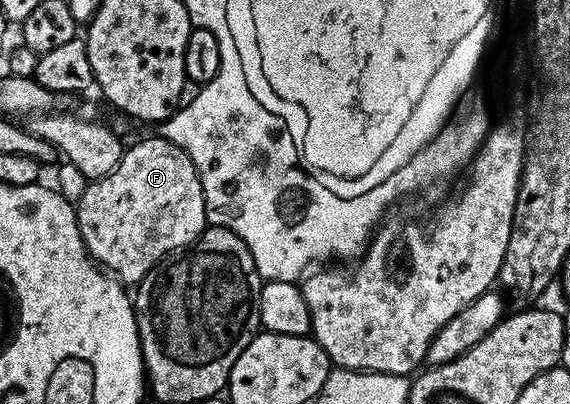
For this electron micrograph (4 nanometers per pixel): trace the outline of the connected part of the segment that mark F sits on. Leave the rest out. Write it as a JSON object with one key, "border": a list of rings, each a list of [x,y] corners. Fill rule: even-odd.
{"border":[[[157,137],[157,139],[140,139],[133,147],[129,146],[125,150],[124,155],[118,161],[110,174],[101,179],[93,179],[87,184],[88,188],[80,195],[80,200],[75,200],[76,208],[76,224],[80,230],[82,241],[86,245],[89,255],[103,270],[111,273],[119,282],[125,285],[135,285],[140,282],[142,277],[146,277],[148,270],[166,256],[173,254],[185,247],[191,247],[192,242],[196,240],[204,232],[204,228],[208,223],[208,210],[204,204],[204,194],[202,193],[202,185],[198,173],[194,169],[194,161],[190,161],[190,157],[178,145],[174,145],[169,139]]]}

